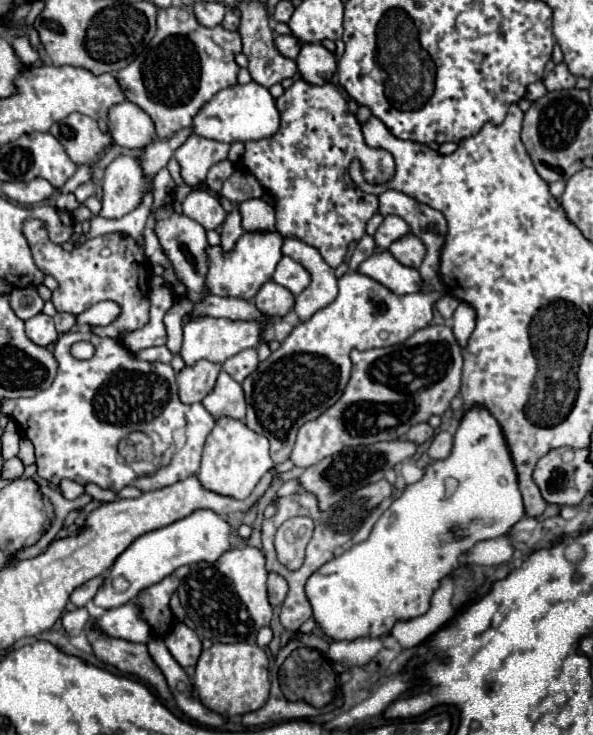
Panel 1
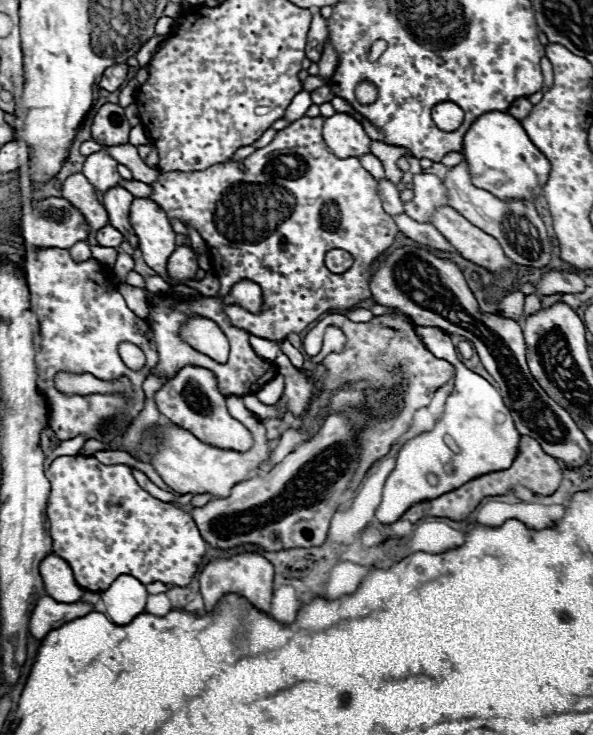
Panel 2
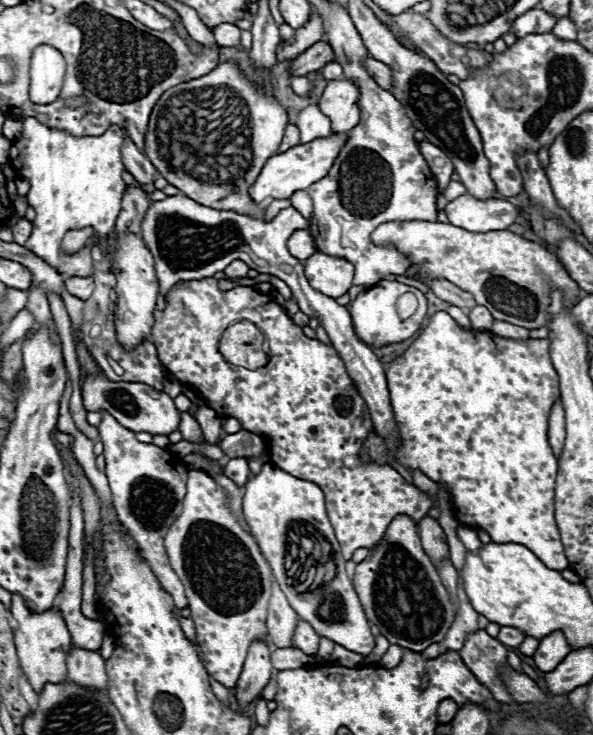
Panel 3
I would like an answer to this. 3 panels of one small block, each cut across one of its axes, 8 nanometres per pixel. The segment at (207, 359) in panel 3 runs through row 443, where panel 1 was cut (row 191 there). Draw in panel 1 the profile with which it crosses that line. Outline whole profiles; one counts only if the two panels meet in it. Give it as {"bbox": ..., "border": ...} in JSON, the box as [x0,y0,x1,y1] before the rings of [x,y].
{"bbox":[242,80,394,268],"border":[[[296,80],[280,98],[276,98],[276,108],[280,112],[280,128],[276,134],[264,140],[246,142],[246,152],[242,156],[242,166],[258,180],[258,184],[272,194],[276,210],[276,230],[282,236],[294,236],[302,242],[314,246],[322,258],[336,268],[344,262],[344,256],[352,242],[360,242],[364,236],[366,222],[378,212],[378,198],[362,192],[350,178],[348,166],[358,159],[365,180],[371,184],[384,184],[394,176],[394,158],[384,150],[368,148],[356,116],[348,108],[346,96],[334,84],[310,86],[304,80]]]}

